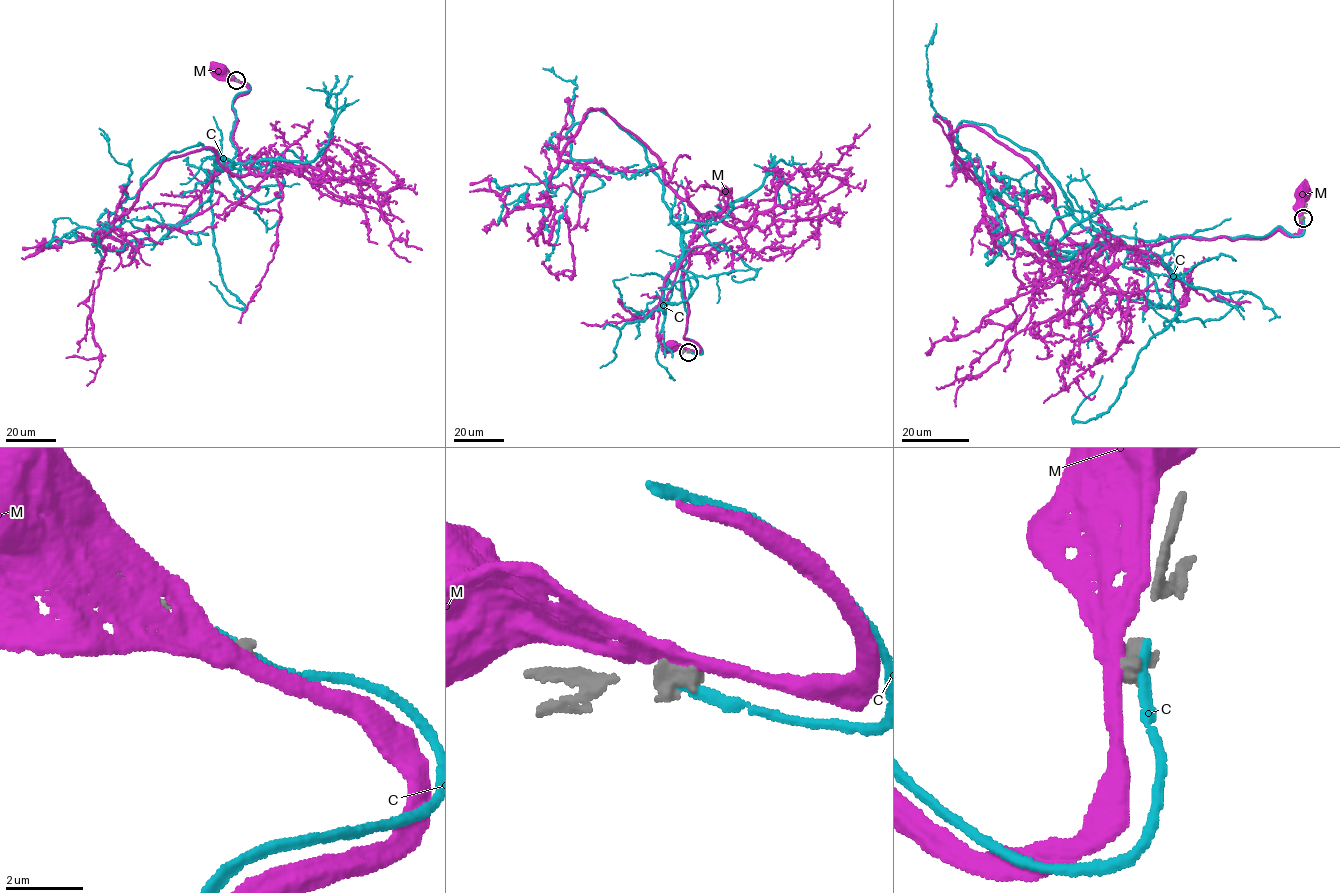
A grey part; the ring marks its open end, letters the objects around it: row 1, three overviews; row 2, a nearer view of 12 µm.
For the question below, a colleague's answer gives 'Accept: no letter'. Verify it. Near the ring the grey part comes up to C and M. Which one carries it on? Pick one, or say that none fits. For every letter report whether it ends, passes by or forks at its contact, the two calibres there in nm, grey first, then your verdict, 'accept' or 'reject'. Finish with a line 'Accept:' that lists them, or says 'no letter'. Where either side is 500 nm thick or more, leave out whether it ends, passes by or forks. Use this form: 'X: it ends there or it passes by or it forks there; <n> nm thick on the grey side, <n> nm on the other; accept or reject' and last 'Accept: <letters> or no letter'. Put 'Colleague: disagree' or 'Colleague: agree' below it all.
C: 600 nm thick on the grey side, 320 nm on the other; reject
M: 600 nm thick on the grey side, 440 nm on the other; reject
Accept: no letter
Colleague: agree

